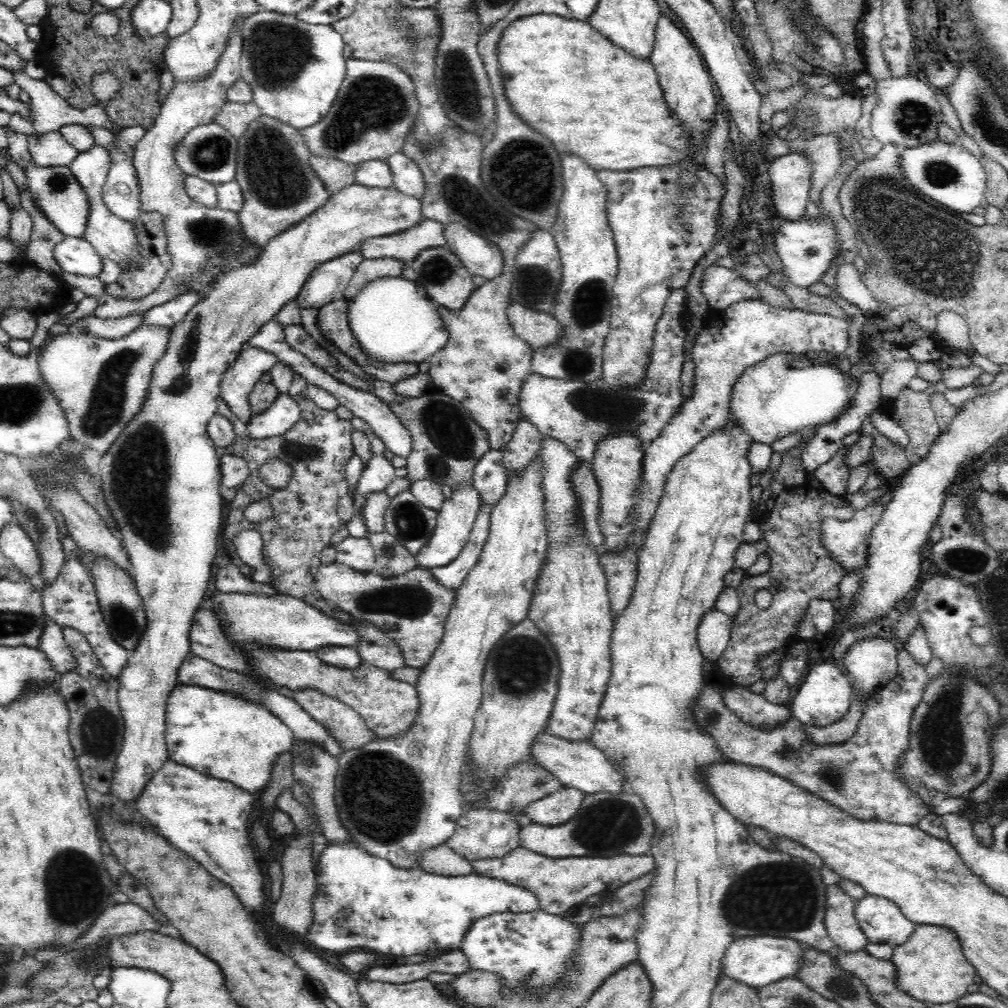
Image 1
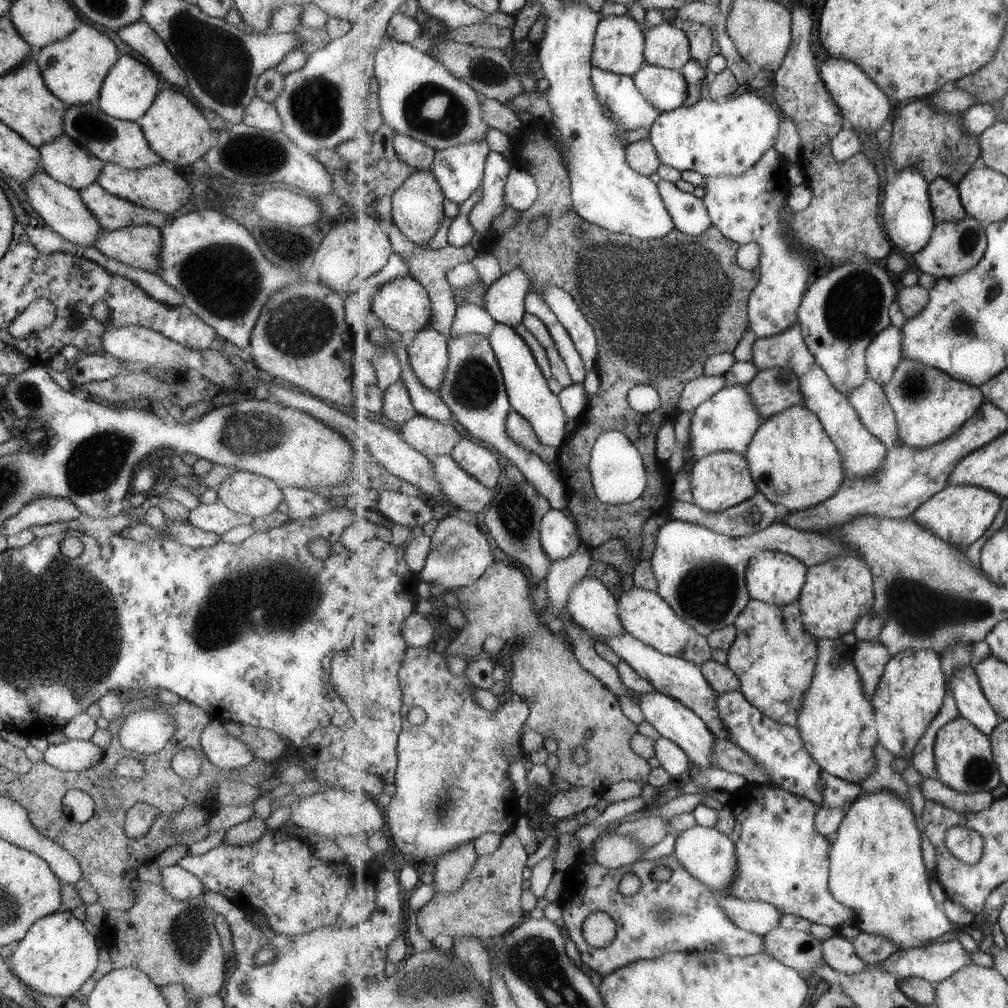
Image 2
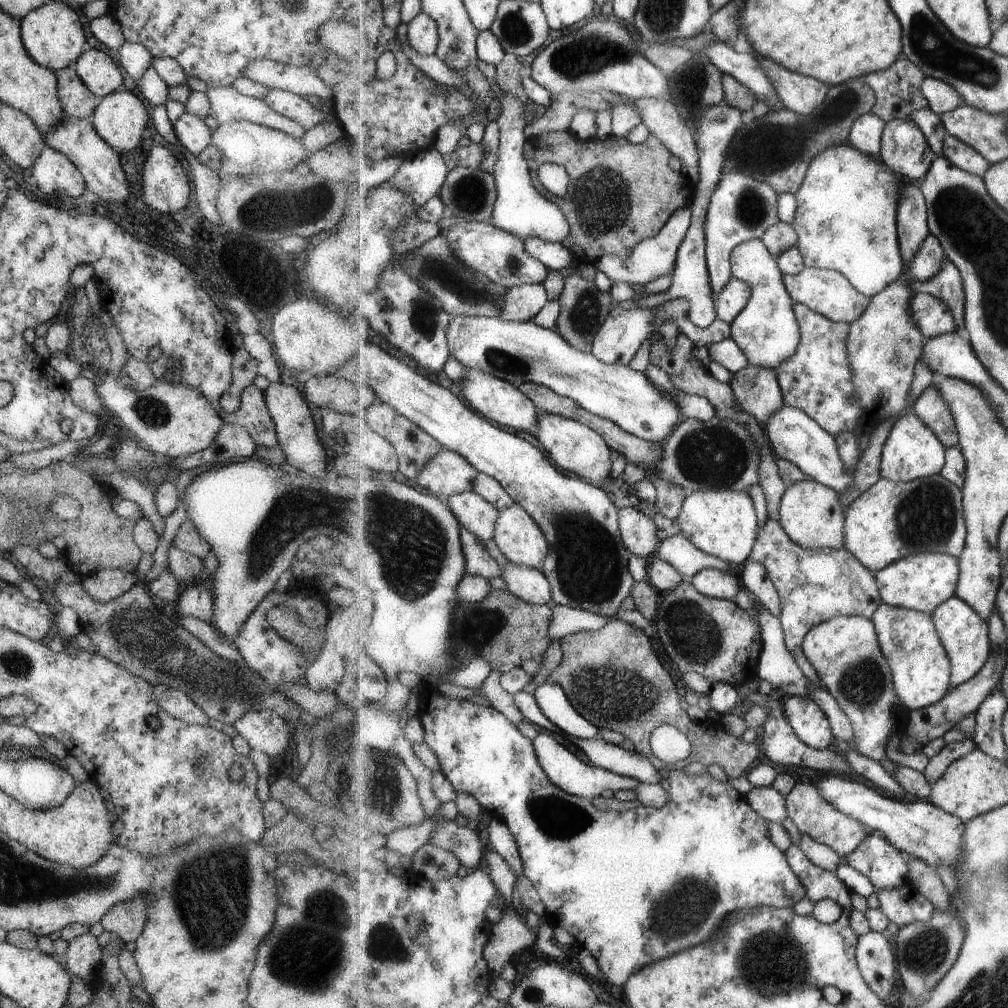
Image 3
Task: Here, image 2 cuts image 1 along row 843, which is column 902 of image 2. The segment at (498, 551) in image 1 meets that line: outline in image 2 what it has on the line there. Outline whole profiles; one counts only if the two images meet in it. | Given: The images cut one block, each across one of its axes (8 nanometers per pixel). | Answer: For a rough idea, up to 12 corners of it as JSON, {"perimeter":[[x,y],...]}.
{"perimeter":[[904,357],[882,386],[898,440],[954,436],[986,402],[980,387]]}

